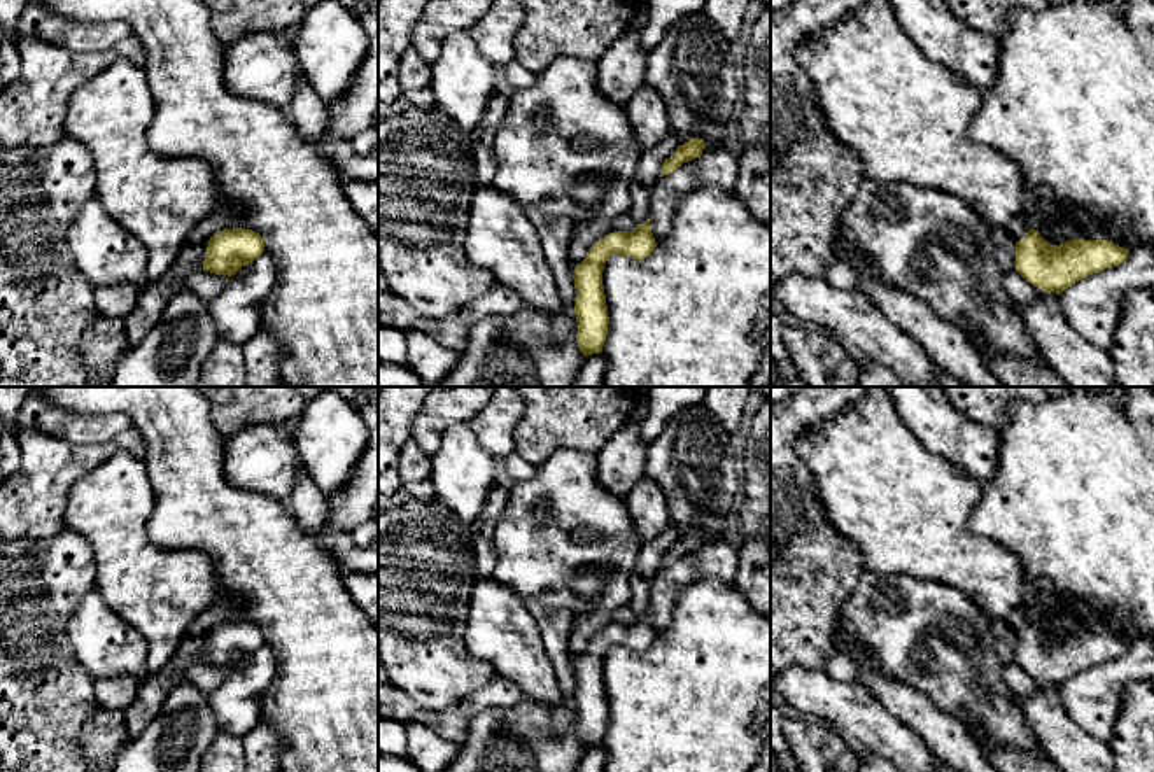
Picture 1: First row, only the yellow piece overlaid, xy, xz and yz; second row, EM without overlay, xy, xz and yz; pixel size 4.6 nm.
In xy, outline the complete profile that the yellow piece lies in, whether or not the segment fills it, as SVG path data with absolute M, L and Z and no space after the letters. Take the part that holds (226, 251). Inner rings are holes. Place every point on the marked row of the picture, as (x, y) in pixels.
M245 228L222 229L207 242L203 270L233 277L263 252L264 240L259 233Z

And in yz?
M1035 229L1016 242L1016 271L1031 285L1061 294L1072 284L1121 264L1126 249L1108 240L1073 238L1051 245Z

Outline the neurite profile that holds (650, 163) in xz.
M669 130L664 140L643 152L630 182L632 205L629 215L636 224L643 224L648 219L650 187L658 180L662 163L674 154L676 147L678 135Z

